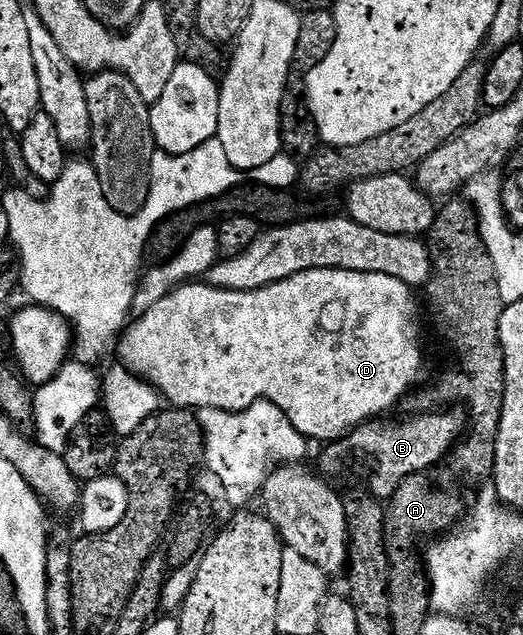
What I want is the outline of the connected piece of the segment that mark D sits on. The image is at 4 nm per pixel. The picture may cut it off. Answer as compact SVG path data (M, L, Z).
M310 269L294 273L284 281L249 291L229 291L206 283L195 284L199 283L180 284L159 302L153 303L153 307L138 314L134 318L136 321L130 322L131 330L123 337L123 357L131 364L130 372L142 378L154 392L156 389L165 400L172 401L183 409L223 409L227 413L238 414L240 411L250 410L247 408L254 401L268 401L279 408L276 410L287 418L287 422L301 436L312 442L330 443L347 436L358 425L390 414L387 412L418 383L419 376L423 373L423 349L419 346L419 329L415 326L415 305L407 294L410 293L409 286L399 277L348 269Z

